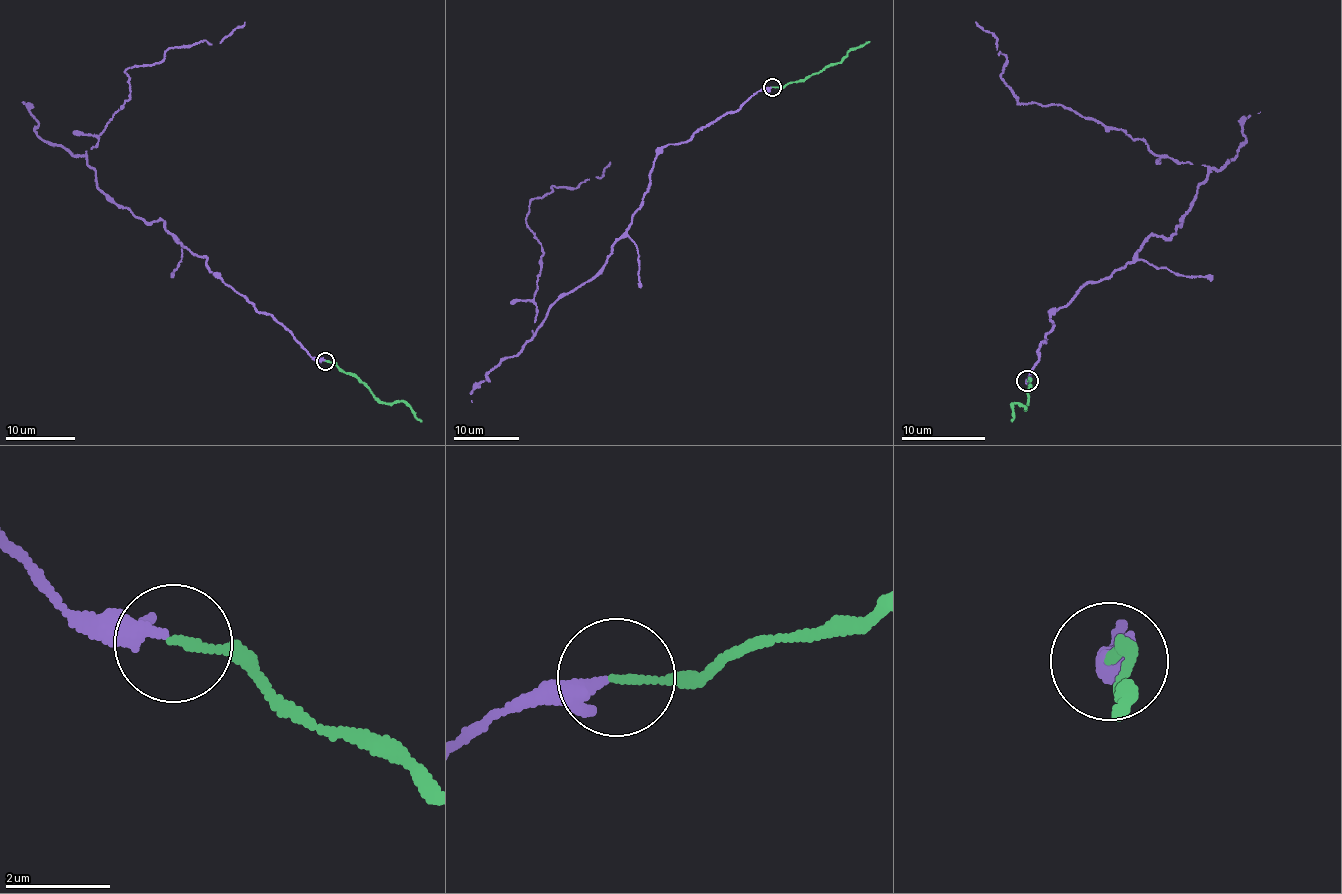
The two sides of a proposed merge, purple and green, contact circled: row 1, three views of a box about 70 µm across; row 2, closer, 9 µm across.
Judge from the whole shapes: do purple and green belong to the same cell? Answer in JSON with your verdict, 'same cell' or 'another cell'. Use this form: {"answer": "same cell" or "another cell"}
{"answer": "same cell"}

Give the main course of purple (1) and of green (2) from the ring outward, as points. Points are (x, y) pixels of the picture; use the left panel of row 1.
1: (325, 360), (164, 222), (103, 192), (88, 163), (128, 99), (124, 71), (170, 48), (219, 44), (244, 21)
2: (325, 361), (334, 362), (381, 401), (404, 402), (421, 422)

